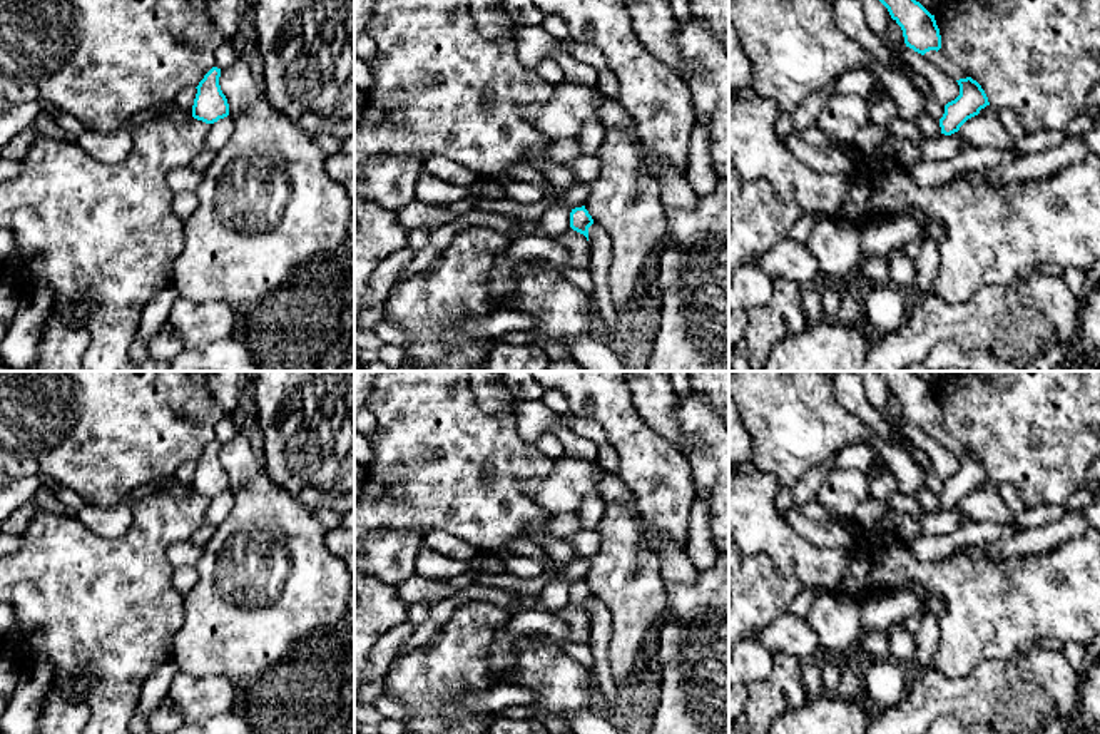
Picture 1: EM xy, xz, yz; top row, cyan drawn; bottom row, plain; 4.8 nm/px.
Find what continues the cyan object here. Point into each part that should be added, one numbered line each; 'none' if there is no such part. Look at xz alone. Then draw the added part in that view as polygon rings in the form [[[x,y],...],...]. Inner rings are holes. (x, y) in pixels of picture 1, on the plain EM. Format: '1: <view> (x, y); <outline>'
none

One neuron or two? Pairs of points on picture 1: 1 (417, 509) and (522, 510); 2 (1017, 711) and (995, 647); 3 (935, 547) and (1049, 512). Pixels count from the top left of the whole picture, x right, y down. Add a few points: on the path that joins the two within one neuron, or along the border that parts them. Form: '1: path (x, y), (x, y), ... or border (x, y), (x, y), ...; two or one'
1: path (443, 509), (495, 510); one
2: border (1015, 656), (983, 661), (963, 676); two
3: border (1055, 520), (1035, 527), (1015, 524); two

